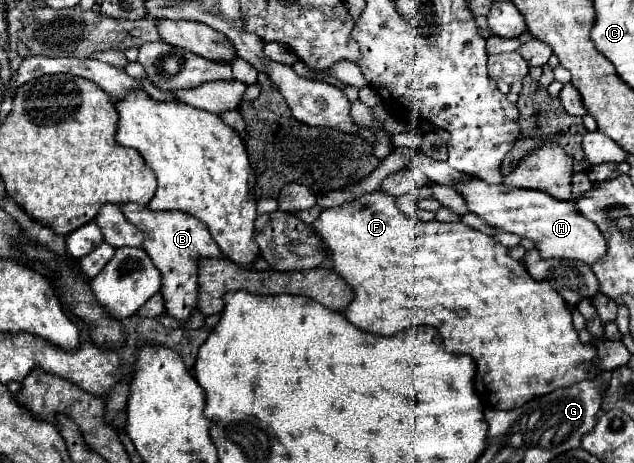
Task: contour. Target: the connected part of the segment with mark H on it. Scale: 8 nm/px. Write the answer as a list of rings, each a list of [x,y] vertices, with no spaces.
[[[479,178],[471,180],[469,184],[461,184],[457,190],[467,200],[469,210],[477,216],[483,216],[487,224],[533,240],[541,258],[577,260],[587,266],[593,266],[593,262],[601,262],[601,258],[605,258],[607,246],[601,230],[565,200],[557,200],[541,190],[511,188],[503,184],[493,186]]]

